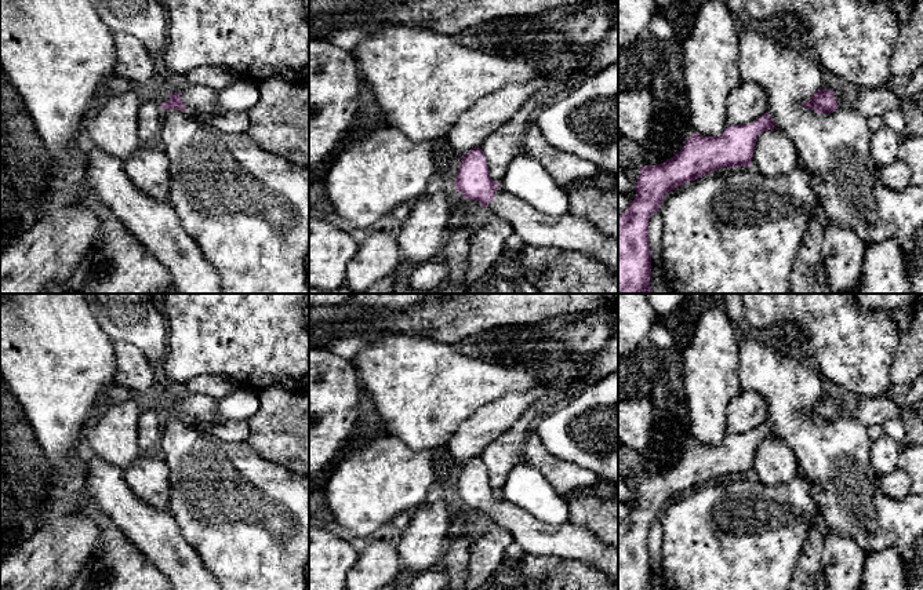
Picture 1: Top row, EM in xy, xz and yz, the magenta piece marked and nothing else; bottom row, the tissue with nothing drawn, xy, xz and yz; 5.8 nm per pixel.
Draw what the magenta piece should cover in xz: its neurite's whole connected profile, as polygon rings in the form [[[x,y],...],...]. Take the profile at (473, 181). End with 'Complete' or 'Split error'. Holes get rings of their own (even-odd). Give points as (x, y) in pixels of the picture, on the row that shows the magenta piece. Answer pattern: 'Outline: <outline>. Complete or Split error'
Outline: [[[473,148],[461,157],[458,178],[454,182],[454,187],[465,200],[479,201],[488,216],[505,219],[522,243],[539,248],[581,252],[597,259],[613,273],[618,274],[618,238],[606,237],[590,222],[570,214],[545,215],[527,201],[499,190],[498,183],[490,178],[487,159],[480,148]]]. Split error

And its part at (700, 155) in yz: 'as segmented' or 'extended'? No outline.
as segmented

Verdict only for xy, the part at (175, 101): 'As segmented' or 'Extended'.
Extended

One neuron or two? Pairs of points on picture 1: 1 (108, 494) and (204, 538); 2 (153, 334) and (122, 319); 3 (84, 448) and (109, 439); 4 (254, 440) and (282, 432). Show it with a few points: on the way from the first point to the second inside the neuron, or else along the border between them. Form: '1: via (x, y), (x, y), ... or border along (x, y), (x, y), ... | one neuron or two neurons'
1: border along (170, 510), (181, 535), (197, 552) | two neurons
2: via (145, 327), (135, 319), (130, 319) | one neuron
3: border along (95, 419), (86, 436), (93, 454) | two neurons
4: via (261, 437), (275, 433) | one neuron

